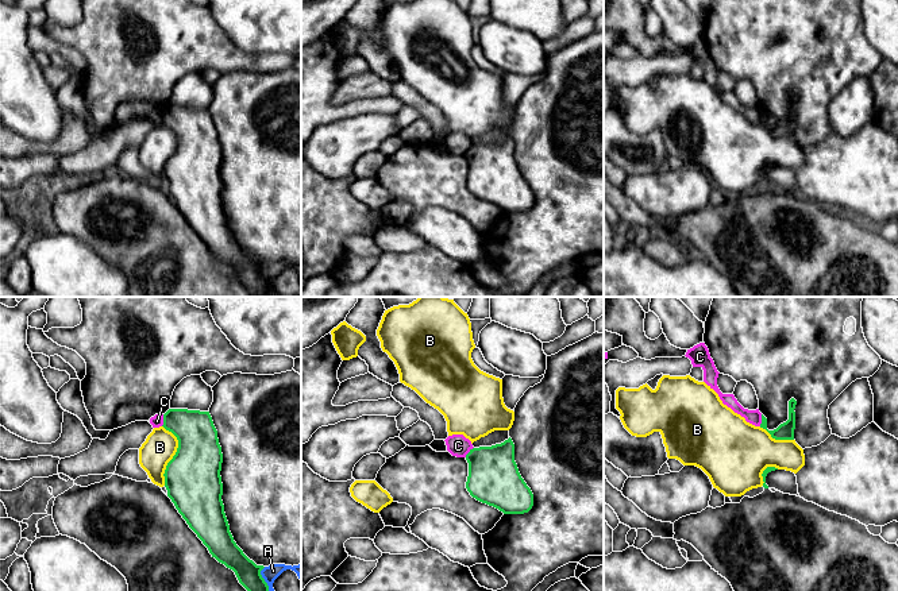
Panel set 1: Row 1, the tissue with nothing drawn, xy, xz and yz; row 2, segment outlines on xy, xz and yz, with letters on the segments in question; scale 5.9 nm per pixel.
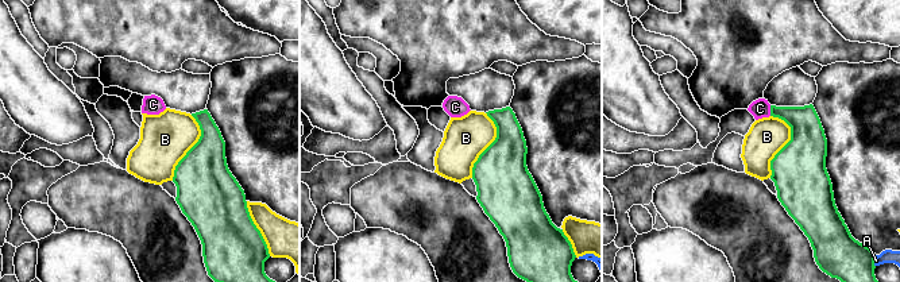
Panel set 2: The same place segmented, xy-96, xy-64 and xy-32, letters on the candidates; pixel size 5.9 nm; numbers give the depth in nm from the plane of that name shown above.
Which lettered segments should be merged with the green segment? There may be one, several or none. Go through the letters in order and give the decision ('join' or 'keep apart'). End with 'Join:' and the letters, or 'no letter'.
A: keep apart
B: keep apart
C: keep apart
Join: no letter

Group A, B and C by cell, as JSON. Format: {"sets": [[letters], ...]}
{"sets": [["A"], ["B"], ["C"]]}

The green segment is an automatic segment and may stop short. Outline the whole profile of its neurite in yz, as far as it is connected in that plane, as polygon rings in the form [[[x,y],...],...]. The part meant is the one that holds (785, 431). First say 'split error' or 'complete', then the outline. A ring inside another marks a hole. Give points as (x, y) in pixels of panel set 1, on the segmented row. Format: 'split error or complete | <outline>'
complete | [[[791,398],[791,399],[789,401],[789,420],[787,420],[786,422],[781,424],[781,425],[779,425],[776,429],[774,429],[774,430],[768,430],[768,429],[767,429],[767,418],[762,414],[760,428],[766,429],[766,430],[771,434],[771,437],[775,439],[775,440],[794,440],[794,429],[795,429],[795,412],[794,412],[794,409],[795,409],[795,405],[797,405],[797,401],[795,401],[794,398]]]

